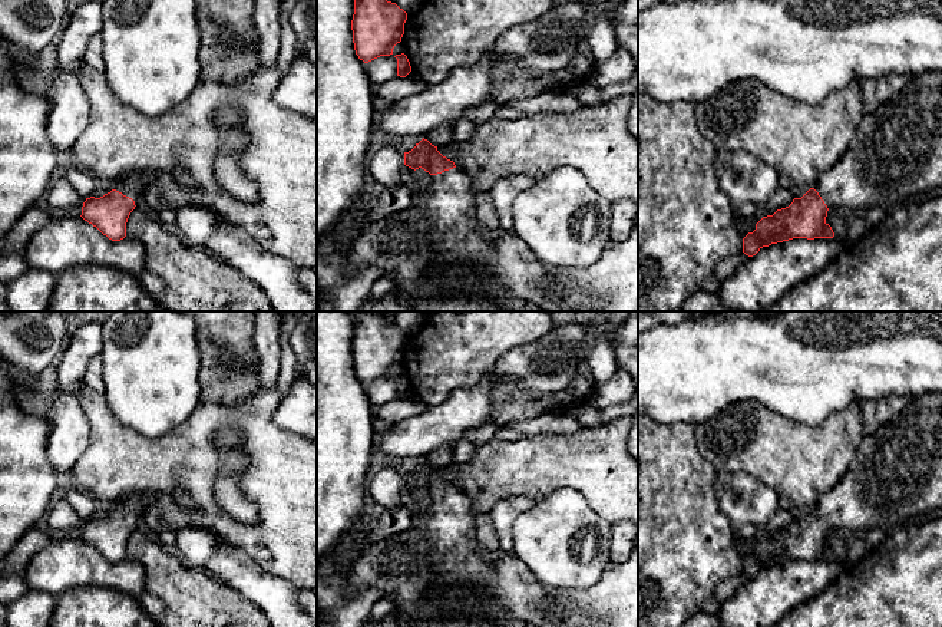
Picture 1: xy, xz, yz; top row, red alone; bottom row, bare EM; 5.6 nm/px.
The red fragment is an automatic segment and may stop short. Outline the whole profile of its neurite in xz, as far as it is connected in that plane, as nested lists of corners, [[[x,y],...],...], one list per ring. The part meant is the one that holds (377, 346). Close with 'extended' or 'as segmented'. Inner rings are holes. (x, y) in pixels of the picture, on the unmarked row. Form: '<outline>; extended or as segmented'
[[[361,311],[353,316],[353,320],[351,352],[358,380],[368,385],[393,376],[394,367],[404,356],[407,334],[374,311]]]; as segmented

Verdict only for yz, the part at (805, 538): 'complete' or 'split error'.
split error

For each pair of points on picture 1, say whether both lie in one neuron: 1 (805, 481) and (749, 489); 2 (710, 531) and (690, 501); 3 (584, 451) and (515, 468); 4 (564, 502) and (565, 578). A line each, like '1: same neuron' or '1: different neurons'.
1: different neurons
2: same neuron
3: same neuron
4: same neuron

